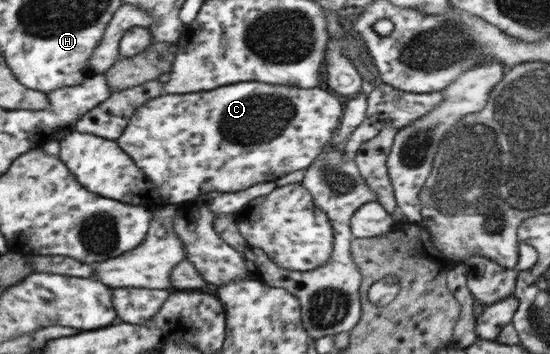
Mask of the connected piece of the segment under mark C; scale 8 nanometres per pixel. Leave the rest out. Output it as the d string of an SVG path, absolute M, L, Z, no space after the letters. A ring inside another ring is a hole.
M245 81L201 93L163 94L139 106L116 141L155 182L159 196L174 207L212 192L235 193L305 170L331 141L344 105L325 88L300 89Z

